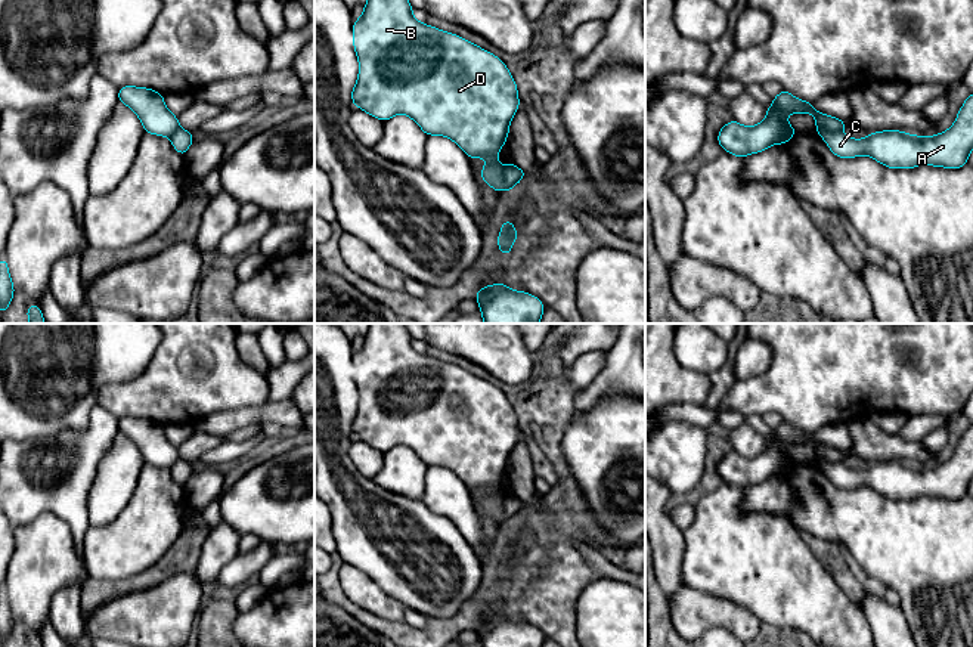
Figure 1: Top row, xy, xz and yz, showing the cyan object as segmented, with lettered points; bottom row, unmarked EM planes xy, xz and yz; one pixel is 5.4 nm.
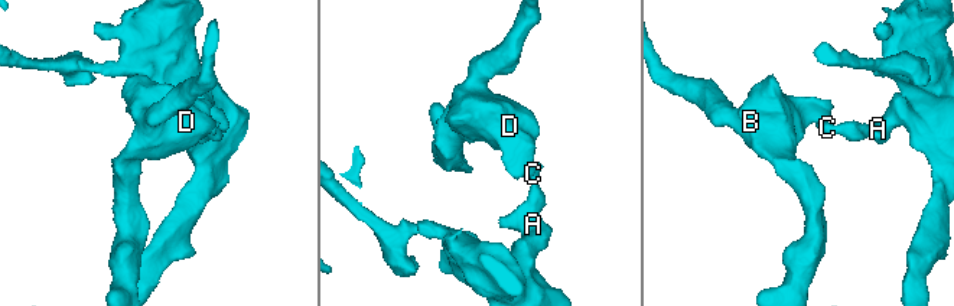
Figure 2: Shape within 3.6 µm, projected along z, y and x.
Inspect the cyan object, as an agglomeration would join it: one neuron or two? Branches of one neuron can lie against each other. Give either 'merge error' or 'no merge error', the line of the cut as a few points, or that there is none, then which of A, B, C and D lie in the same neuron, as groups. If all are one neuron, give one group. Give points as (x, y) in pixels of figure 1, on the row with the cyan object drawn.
merge error; cut xz (505, 167), (502, 189); groups A C / B D

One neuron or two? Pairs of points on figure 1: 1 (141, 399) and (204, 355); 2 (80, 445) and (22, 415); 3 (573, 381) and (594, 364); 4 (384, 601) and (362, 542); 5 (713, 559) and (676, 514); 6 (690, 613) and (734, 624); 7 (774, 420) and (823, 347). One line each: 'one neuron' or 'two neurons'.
1: one neuron
2: two neurons
3: one neuron
4: two neurons
5: two neurons
6: one neuron
7: two neurons

